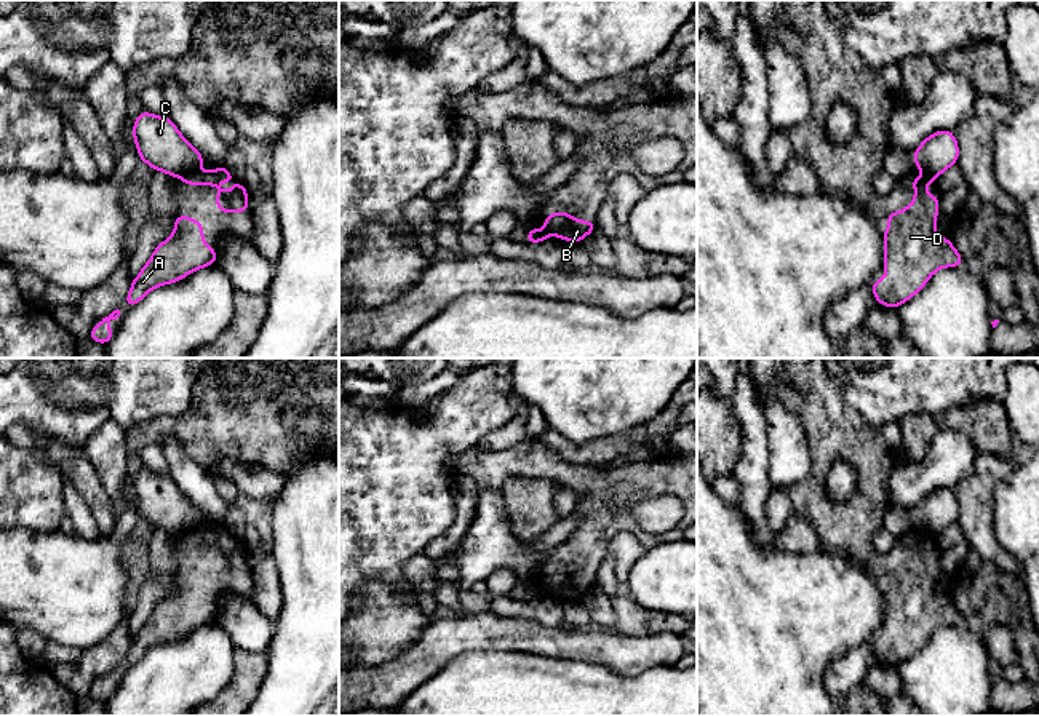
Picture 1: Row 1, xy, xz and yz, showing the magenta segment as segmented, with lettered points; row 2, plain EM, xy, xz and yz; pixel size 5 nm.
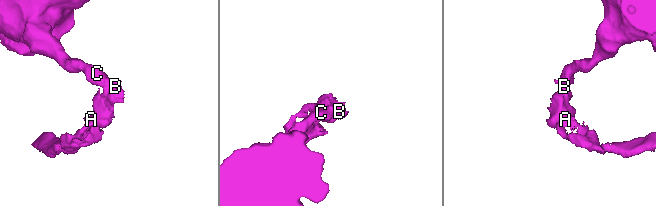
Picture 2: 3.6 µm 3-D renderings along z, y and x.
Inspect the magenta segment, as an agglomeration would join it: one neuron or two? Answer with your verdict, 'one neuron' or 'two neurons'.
two neurons

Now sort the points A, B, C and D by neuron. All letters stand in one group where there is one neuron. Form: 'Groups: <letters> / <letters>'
Groups: A B D / C

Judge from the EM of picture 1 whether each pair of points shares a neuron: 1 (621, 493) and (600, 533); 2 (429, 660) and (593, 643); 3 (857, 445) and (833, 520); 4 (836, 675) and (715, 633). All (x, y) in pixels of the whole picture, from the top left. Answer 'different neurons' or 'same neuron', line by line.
1: same neuron
2: same neuron
3: same neuron
4: different neurons

